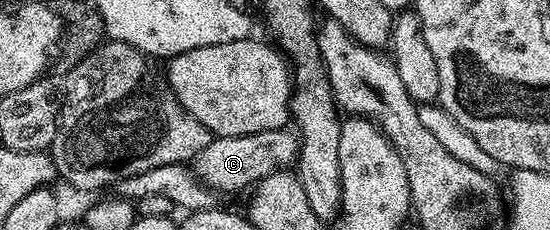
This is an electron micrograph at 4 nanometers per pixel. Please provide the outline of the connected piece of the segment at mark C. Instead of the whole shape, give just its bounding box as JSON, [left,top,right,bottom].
[192,128,299,195]

